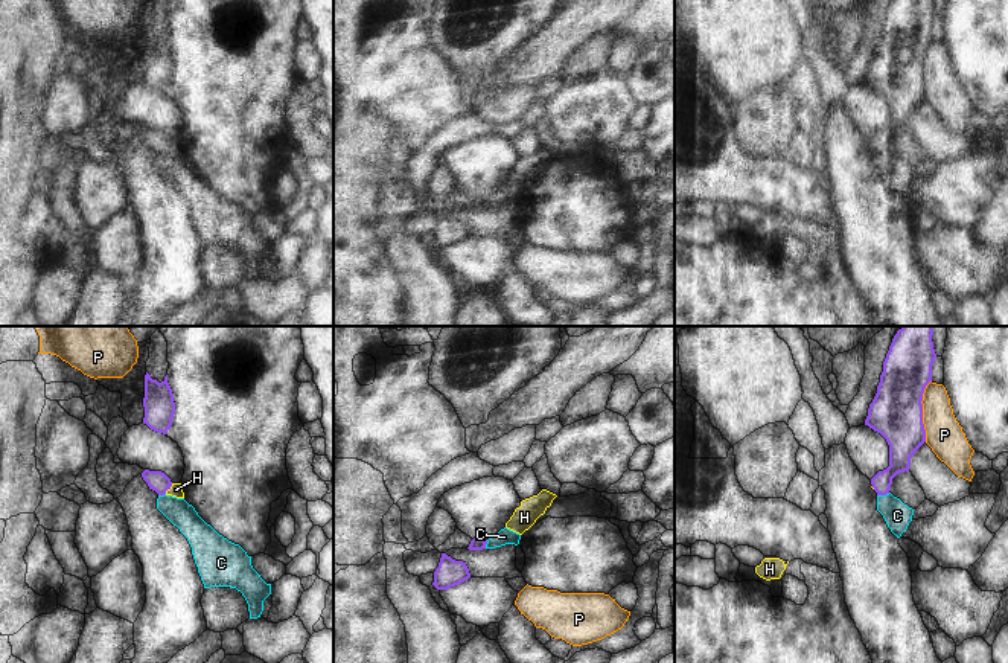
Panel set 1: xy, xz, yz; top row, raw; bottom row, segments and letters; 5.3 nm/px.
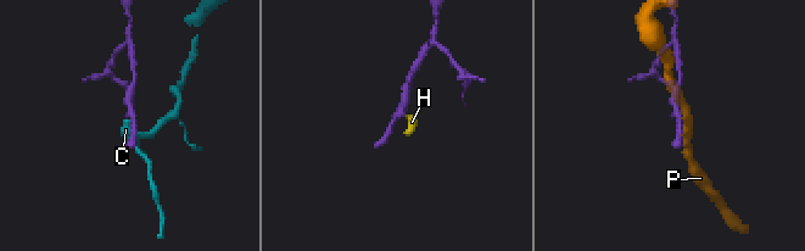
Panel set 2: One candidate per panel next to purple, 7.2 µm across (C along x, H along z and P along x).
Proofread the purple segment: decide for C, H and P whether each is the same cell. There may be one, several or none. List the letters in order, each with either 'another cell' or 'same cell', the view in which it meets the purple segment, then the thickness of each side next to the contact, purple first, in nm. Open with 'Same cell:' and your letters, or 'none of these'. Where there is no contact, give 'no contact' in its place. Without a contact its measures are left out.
Same cell: H
C: another cell; contact in yz; calibres 130 and 140 nm
H: same cell; contact in xy; calibres 110 and 70 nm
P: another cell; contact in yz; calibres 280 and 200 nm

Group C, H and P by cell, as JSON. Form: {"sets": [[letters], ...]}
{"sets": [["C"], ["H"], ["P"]]}

